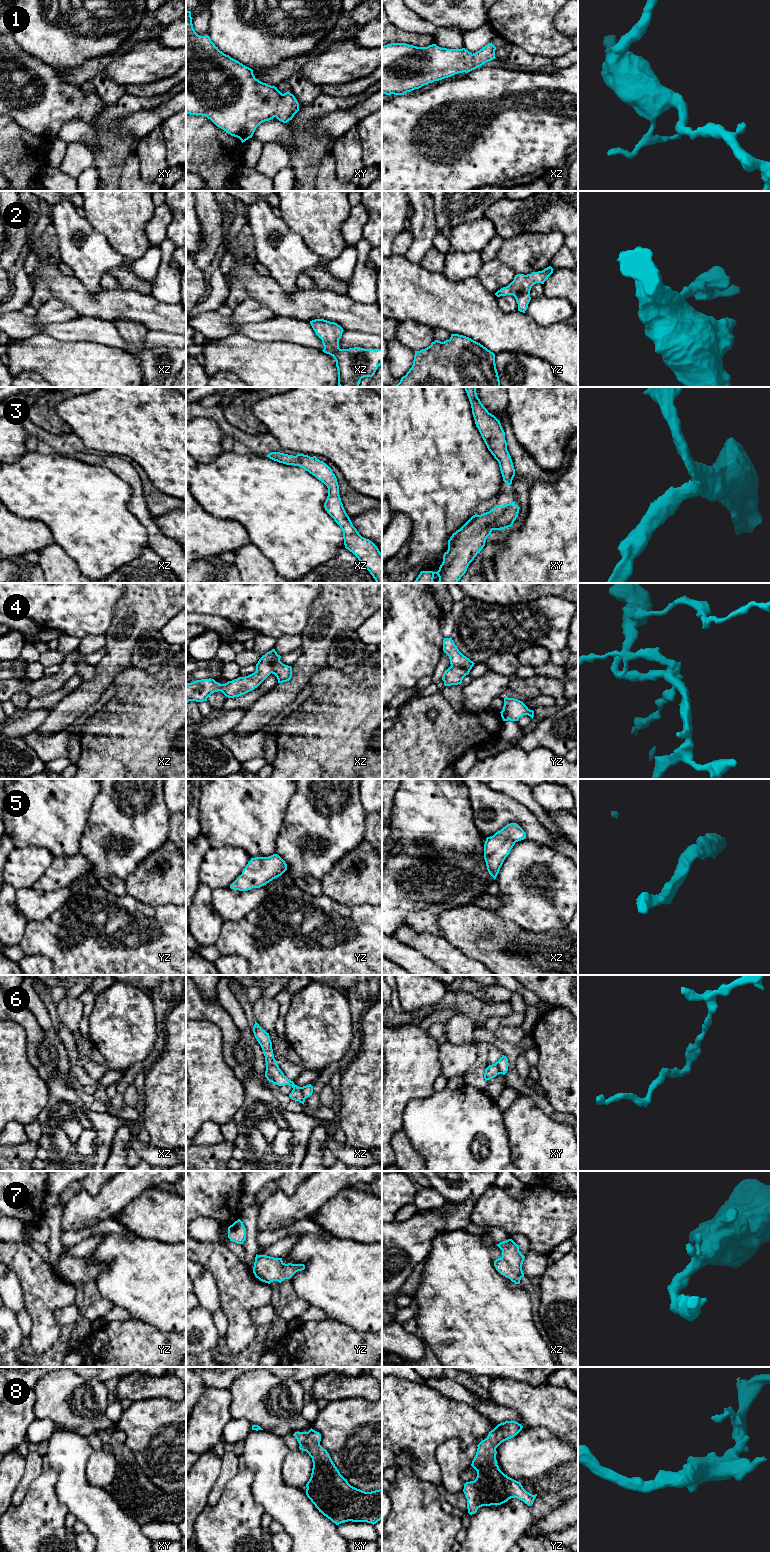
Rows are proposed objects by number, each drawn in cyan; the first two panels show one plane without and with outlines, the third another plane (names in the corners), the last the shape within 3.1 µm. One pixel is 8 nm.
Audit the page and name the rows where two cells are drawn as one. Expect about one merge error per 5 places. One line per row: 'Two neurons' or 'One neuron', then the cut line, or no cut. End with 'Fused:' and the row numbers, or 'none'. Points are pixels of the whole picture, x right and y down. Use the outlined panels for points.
1: One neuron. No split
2: One neuron. No split
3: One neuron. No split
4: Two neurons. Split along yz (451, 665), (471, 667)
5: One neuron. No split
6: Two neurons. Split along xz (300, 1087), (301, 1093), (305, 1098)
7: One neuron. No split
8: One neuron. No split
Fused: 4, 6

